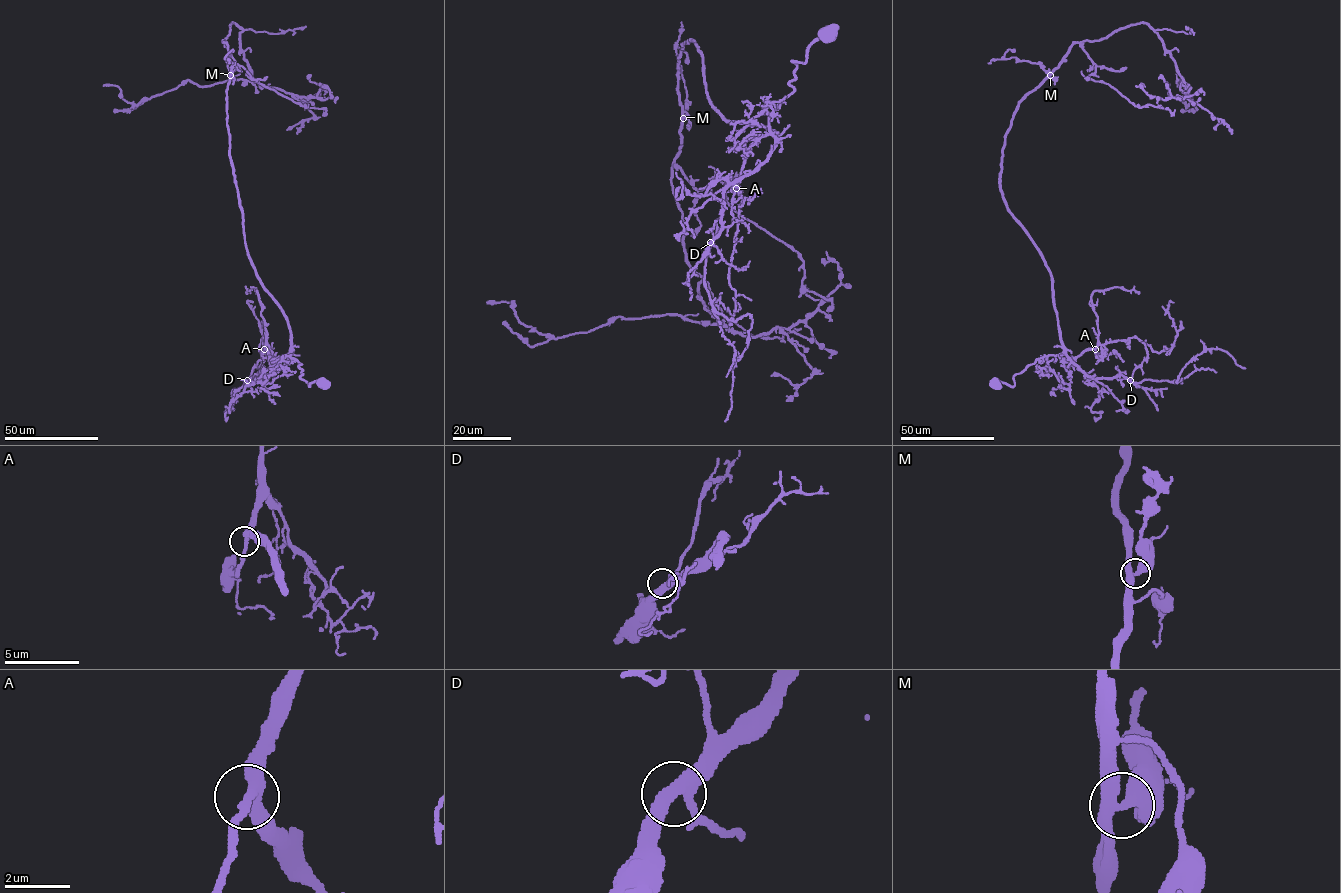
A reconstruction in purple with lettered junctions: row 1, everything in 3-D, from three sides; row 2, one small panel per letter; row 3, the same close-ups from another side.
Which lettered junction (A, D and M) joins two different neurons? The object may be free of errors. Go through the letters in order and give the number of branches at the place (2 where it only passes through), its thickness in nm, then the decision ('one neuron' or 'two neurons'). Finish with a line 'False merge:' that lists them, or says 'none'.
A: branches 3; calibre 320 nm; one neuron
D: branches 3; calibre 360 nm; one neuron
M: branches 3; calibre 440 nm; one neuron
False merge: none

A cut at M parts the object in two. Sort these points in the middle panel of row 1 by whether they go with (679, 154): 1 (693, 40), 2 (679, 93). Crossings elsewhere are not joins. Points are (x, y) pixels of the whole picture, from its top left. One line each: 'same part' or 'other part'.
1: same part
2: same part

